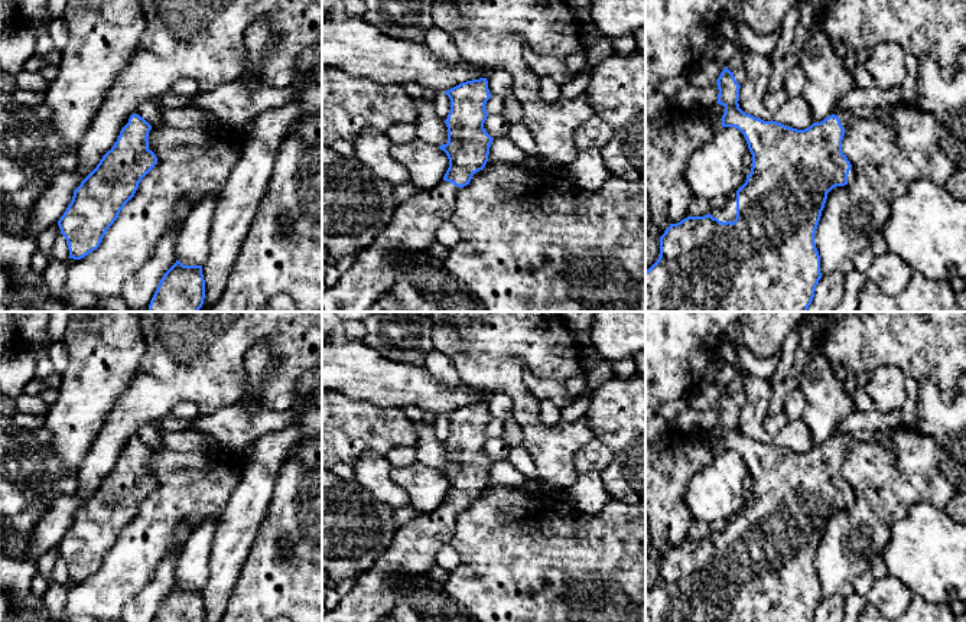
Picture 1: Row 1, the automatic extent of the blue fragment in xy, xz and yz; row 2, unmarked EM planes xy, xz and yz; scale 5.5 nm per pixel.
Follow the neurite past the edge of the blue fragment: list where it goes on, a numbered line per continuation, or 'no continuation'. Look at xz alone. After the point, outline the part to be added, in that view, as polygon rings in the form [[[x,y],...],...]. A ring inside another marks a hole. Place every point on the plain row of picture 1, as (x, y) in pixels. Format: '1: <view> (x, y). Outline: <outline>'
1: xz (413, 550). Outline: [[[442,504],[399,528],[386,553],[357,576],[354,587],[322,622],[384,621],[396,605],[396,583],[404,576],[427,574],[436,566],[436,553],[451,544],[459,512]]]

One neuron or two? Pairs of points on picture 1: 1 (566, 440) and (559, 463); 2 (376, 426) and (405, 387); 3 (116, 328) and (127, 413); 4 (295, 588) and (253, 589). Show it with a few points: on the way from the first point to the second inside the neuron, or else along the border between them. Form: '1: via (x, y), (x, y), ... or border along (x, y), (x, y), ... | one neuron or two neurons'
1: via (560, 446), (559, 458) | one neuron
2: border along (355, 399), (384, 409), (402, 410) | two neurons
3: border along (140, 361), (133, 380), (117, 399), (106, 420) | two neurons
4: via (285, 585), (276, 583), (263, 589) | one neuron

